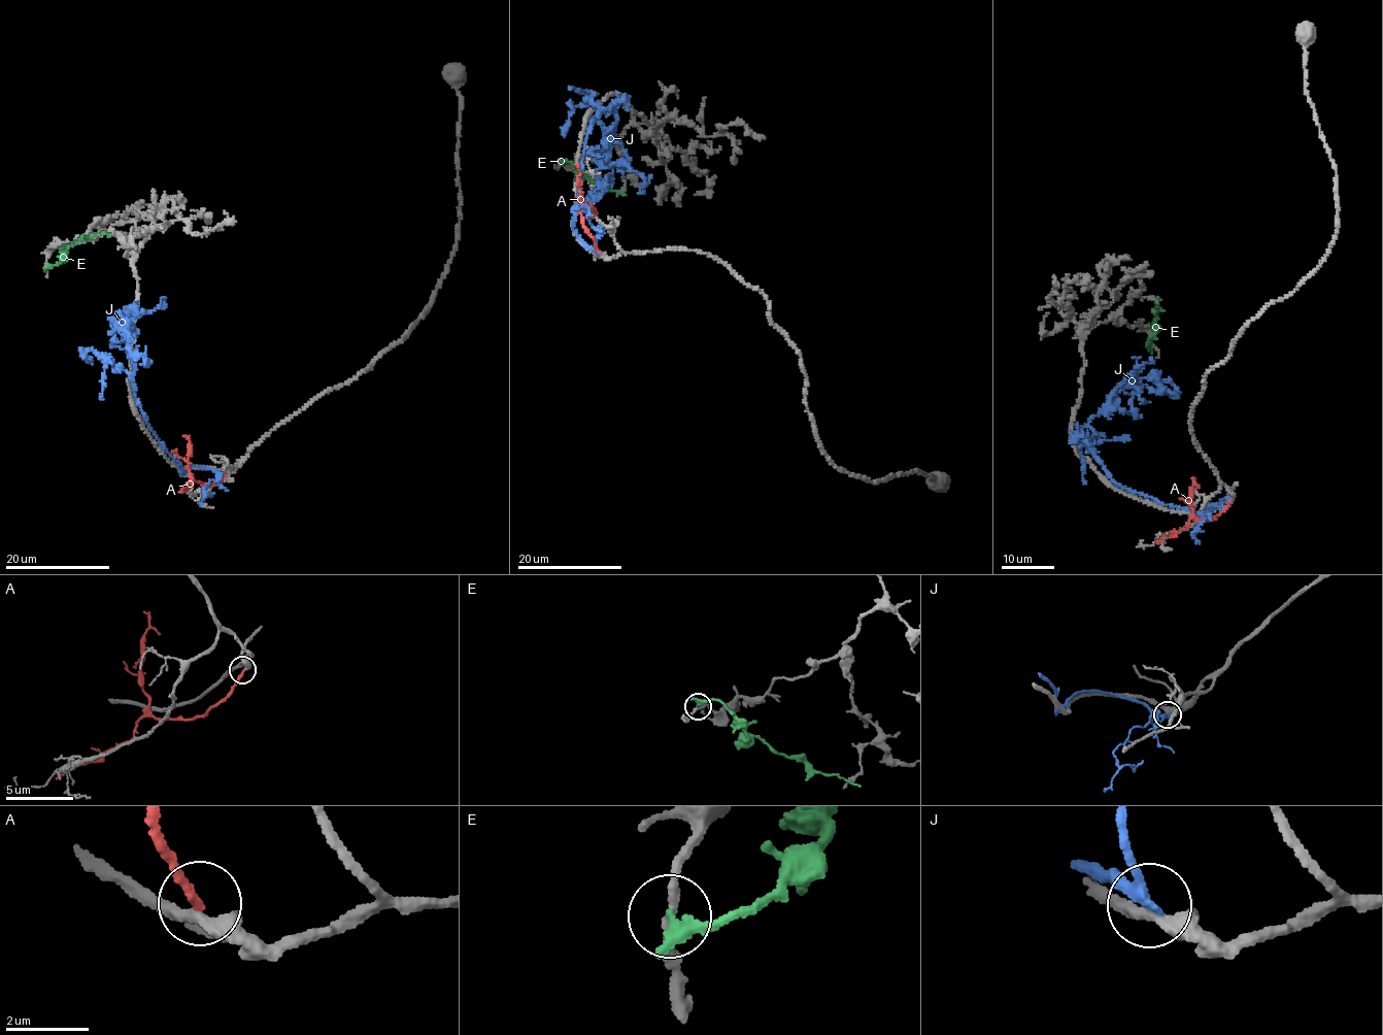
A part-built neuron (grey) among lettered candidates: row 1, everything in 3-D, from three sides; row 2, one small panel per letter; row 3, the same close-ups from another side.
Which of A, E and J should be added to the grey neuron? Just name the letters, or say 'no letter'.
A

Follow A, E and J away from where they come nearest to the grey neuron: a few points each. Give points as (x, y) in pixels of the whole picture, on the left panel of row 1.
A: (225, 473), (216, 483), (203, 483), (189, 476), (191, 486), (179, 491)
E: (46, 264), (53, 265), (67, 253), (67, 246), (78, 239), (101, 232), (109, 235)
J: (224, 475), (193, 466), (184, 472), (167, 453), (131, 379), (131, 340), (121, 314), (128, 312), (124, 333)

